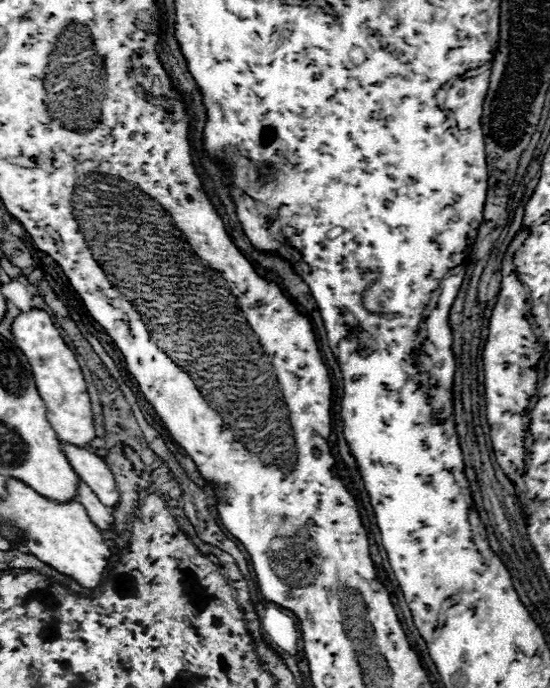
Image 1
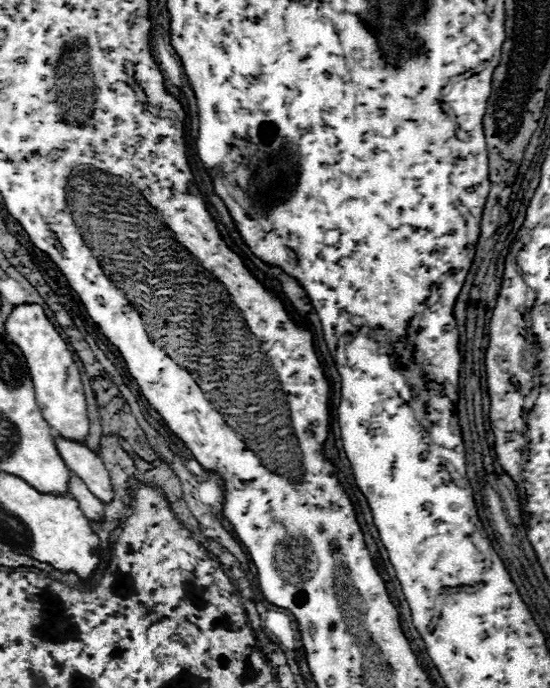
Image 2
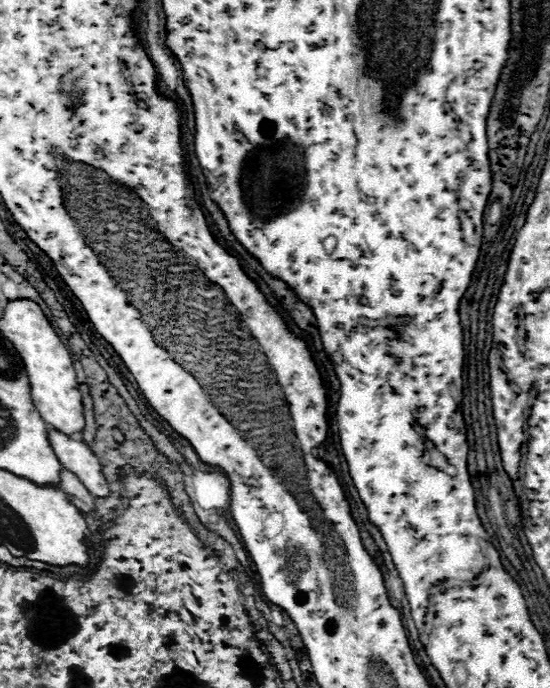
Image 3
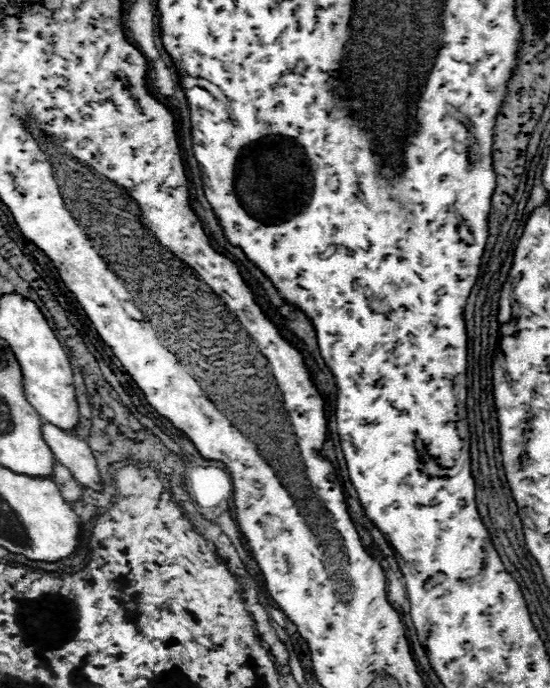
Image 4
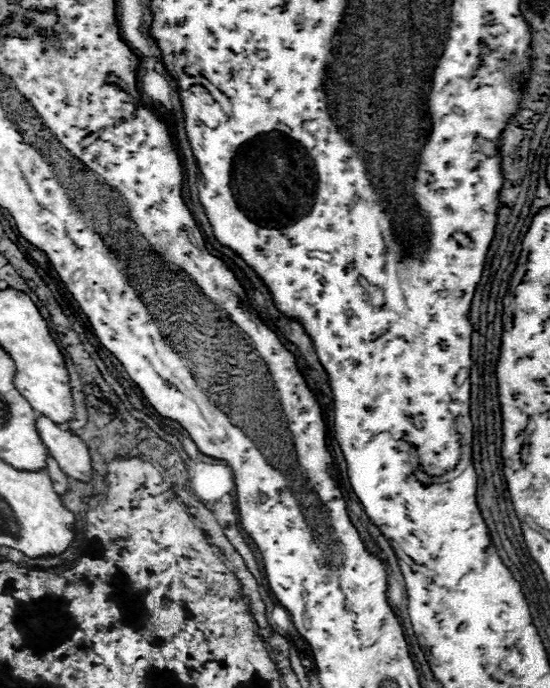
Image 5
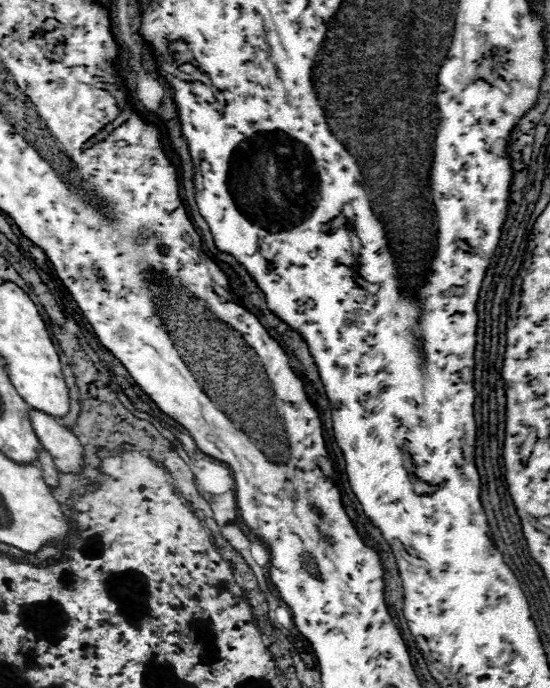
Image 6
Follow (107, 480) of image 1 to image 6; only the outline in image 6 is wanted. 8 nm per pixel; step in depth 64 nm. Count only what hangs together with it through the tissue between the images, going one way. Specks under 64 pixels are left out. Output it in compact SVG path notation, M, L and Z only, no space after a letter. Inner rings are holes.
M38 410L30 412L30 420L40 444L44 446L44 450L50 452L60 472L82 472L84 448L70 430L60 426L56 418Z

